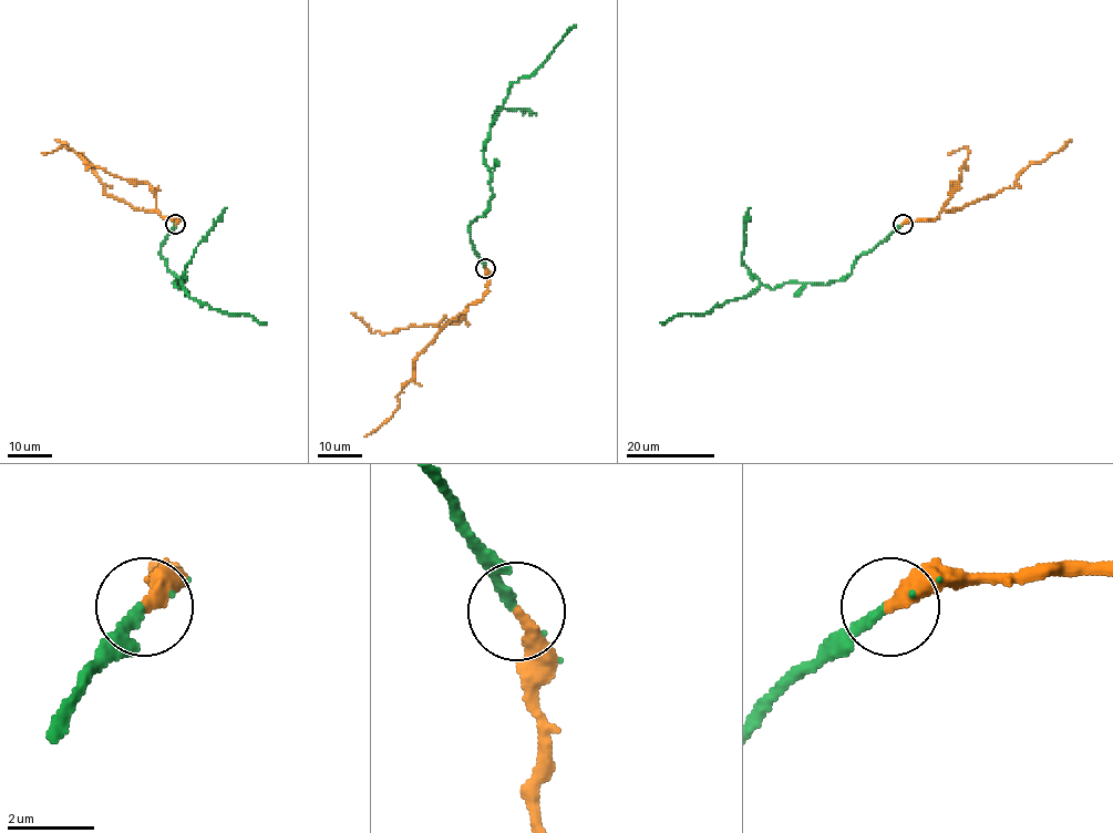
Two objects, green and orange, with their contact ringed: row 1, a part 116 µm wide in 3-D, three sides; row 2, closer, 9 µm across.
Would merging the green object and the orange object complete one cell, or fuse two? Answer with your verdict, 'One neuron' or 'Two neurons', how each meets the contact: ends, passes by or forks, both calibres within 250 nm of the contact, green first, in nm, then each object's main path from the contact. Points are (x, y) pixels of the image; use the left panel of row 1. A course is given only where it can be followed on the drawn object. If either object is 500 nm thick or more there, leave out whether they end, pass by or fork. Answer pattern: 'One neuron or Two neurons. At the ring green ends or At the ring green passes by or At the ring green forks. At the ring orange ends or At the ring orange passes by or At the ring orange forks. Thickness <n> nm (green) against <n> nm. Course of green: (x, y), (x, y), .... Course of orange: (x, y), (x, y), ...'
One neuron. At the ring green ends. At the ring orange ends. Thickness 200 nm (green) against 360 nm. Course of green: (175, 224), (160, 249), (183, 283), (173, 283), (202, 305), (266, 322). Course of orange: (175, 224), (177, 220), (163, 217), (156, 211), (134, 209), (109, 196), (81, 152), (72, 151), (54, 139)

